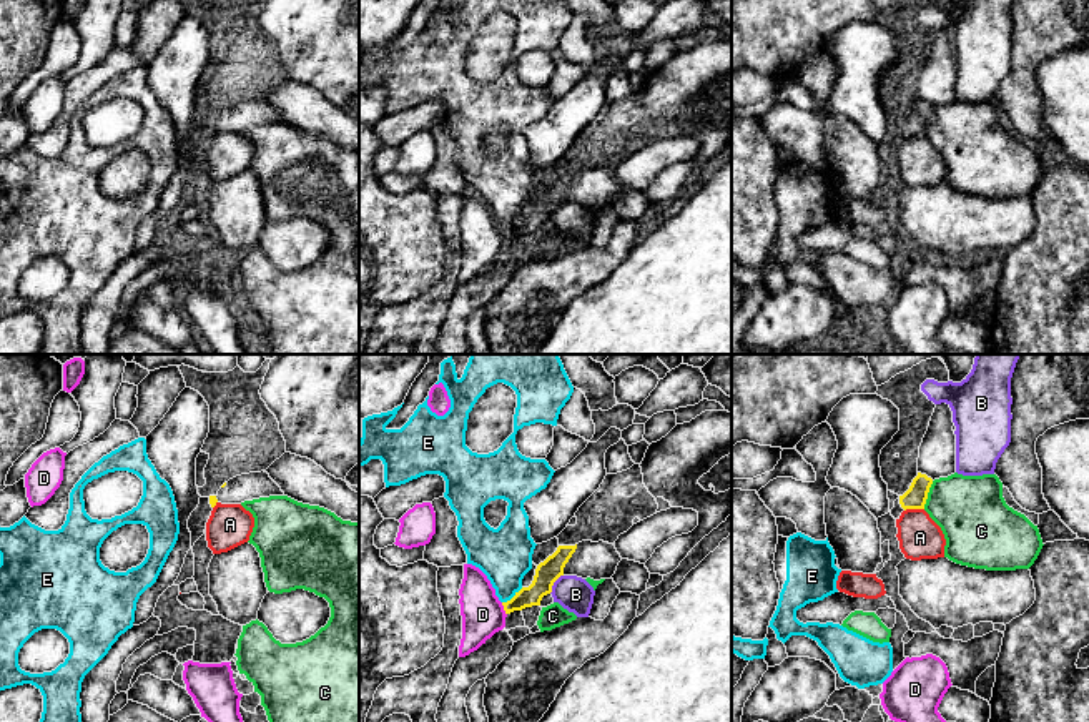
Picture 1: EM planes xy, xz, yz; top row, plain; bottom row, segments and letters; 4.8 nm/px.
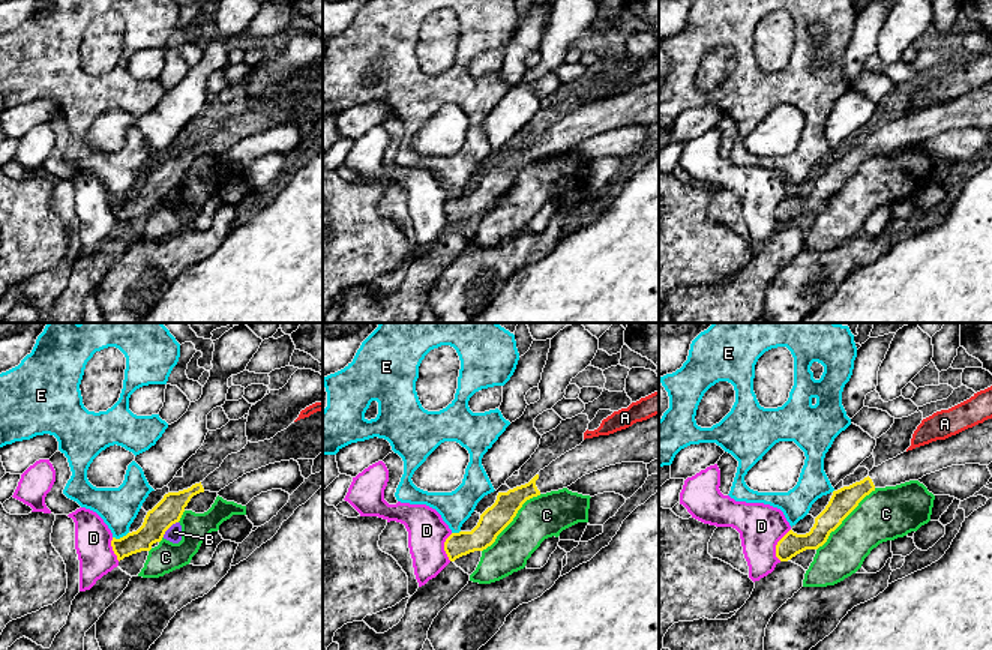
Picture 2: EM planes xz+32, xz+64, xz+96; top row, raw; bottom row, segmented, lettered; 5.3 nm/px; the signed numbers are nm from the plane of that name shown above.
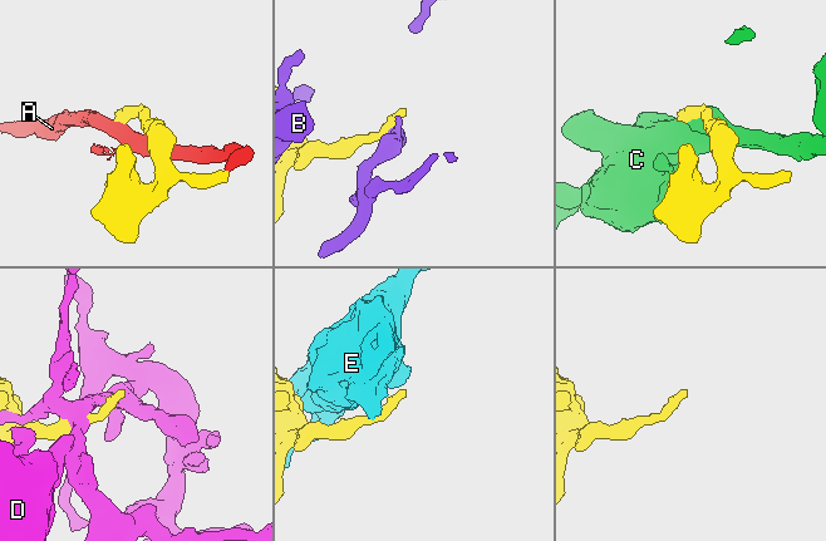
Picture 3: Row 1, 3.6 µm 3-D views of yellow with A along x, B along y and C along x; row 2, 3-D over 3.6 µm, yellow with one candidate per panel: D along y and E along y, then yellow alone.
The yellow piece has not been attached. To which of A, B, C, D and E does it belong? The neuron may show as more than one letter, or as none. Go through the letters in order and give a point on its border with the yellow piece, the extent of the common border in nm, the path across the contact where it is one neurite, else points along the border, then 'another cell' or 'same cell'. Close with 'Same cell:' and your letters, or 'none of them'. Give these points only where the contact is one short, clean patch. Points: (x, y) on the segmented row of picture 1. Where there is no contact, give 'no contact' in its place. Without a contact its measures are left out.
A: meets yellow in yz at (913, 508); contact 100 nm long; another cell
B: meets yellow in xz at (552, 584); contact 120 nm long; another cell
C: meets yellow in yz at (926, 494); contact 140 nm long; another cell
D: meets yellow in xz at (504, 609); contact 70 nm long; another cell
E: meets yellow in xz at (514, 596); contact 130 nm long; another cell
Same cell: none of them

